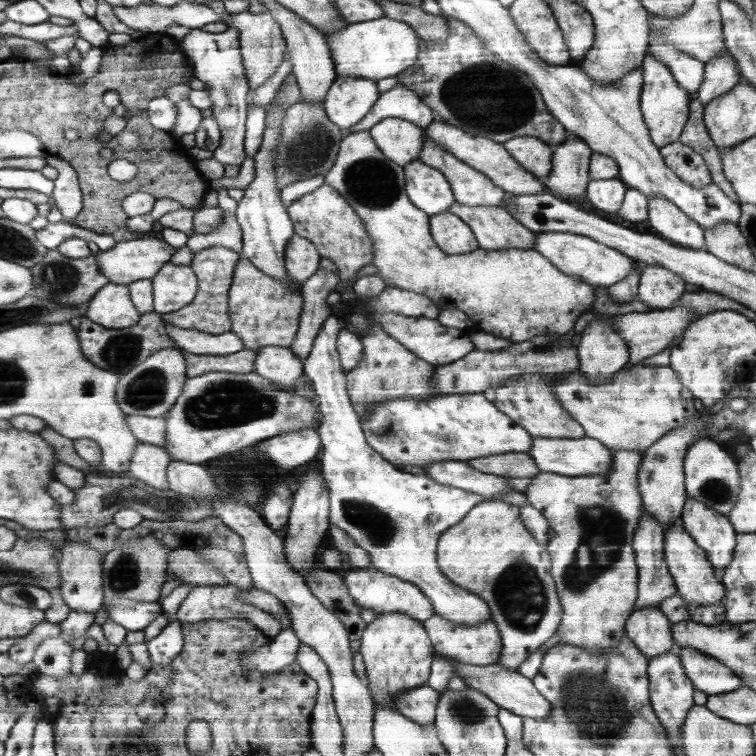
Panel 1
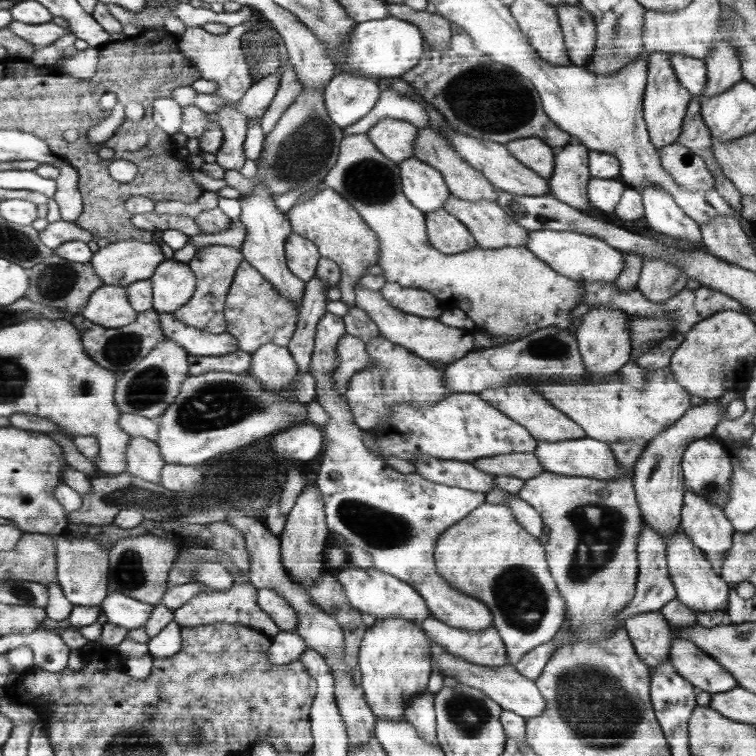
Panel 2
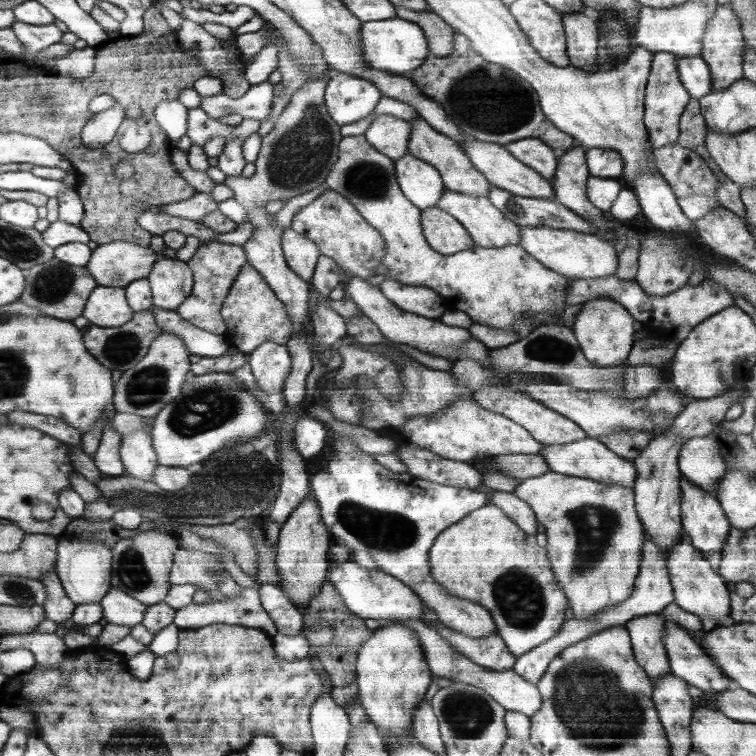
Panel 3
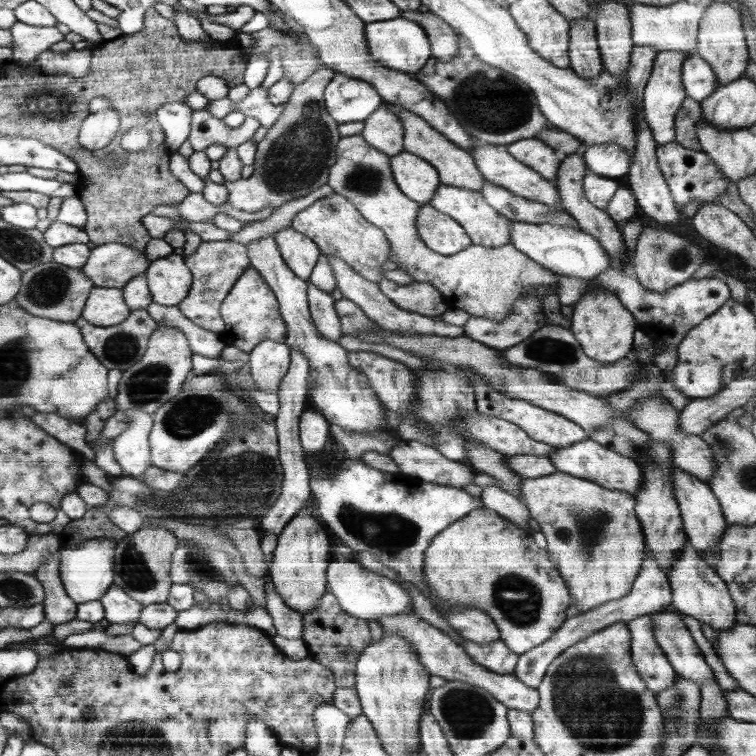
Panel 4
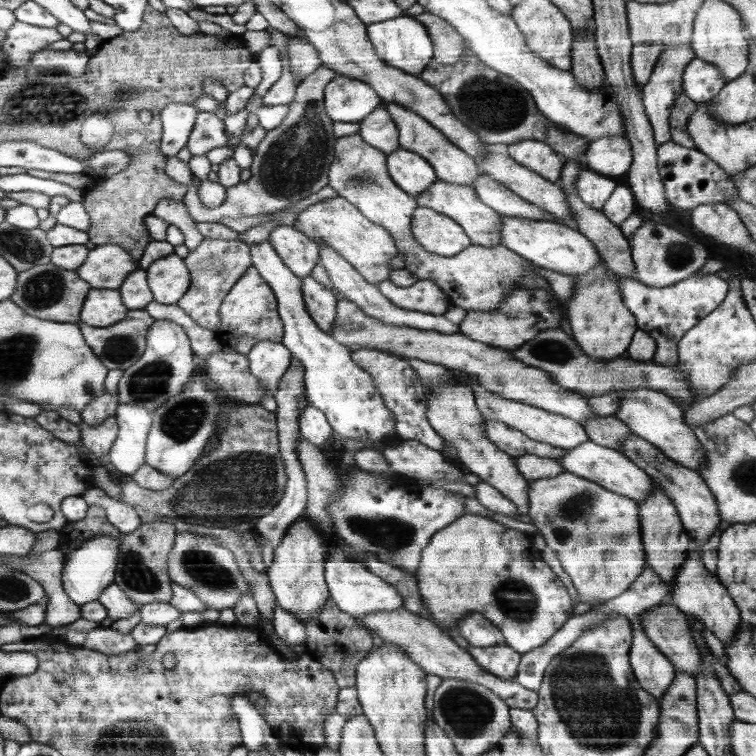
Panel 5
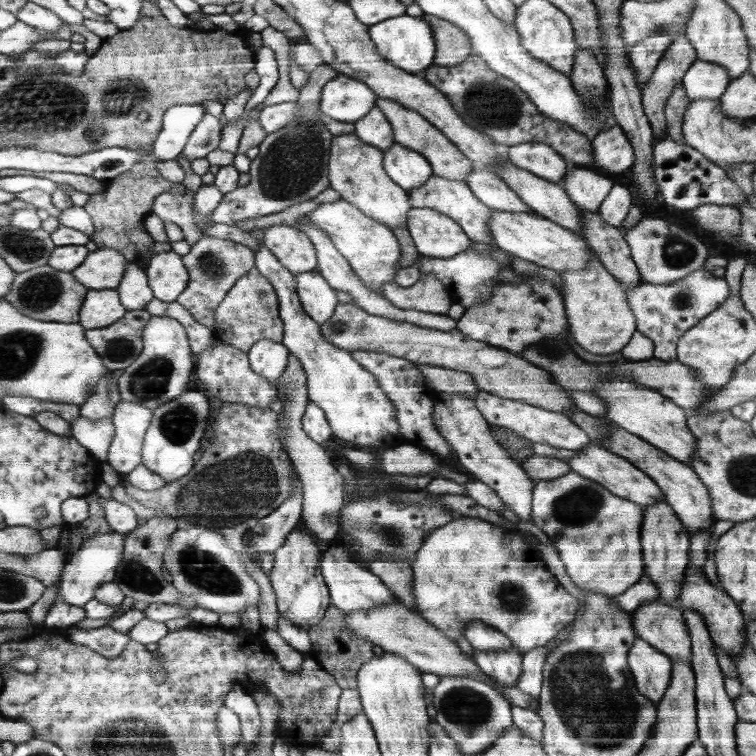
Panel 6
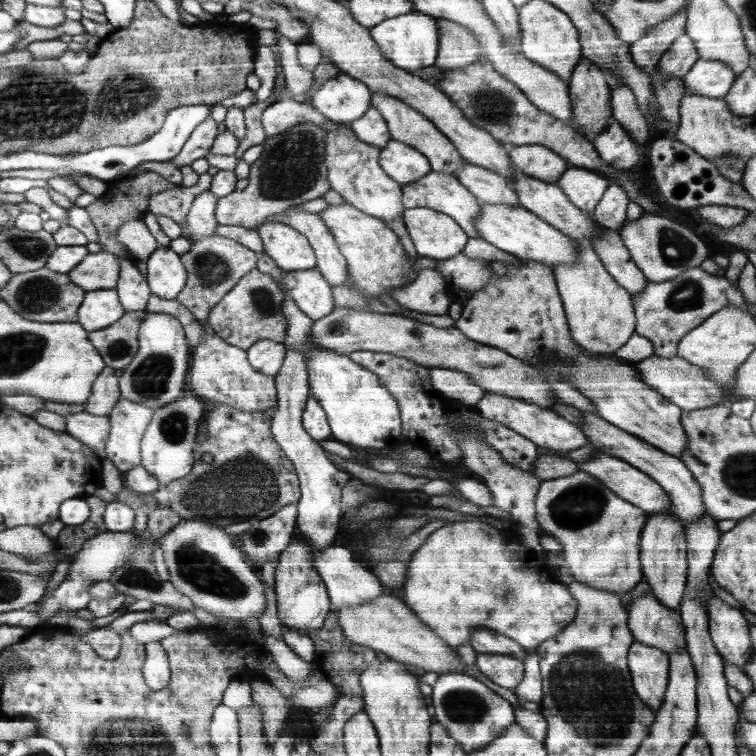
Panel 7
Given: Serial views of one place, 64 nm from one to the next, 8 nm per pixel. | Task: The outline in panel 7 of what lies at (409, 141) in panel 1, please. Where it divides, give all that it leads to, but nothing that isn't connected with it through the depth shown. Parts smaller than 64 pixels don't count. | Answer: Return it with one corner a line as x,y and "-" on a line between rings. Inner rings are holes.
370,106
368,112
362,115
360,119
350,122
350,129
352,129
362,141
366,141
371,145
377,145
380,148
392,140
385,117
381,115
379,109
373,106

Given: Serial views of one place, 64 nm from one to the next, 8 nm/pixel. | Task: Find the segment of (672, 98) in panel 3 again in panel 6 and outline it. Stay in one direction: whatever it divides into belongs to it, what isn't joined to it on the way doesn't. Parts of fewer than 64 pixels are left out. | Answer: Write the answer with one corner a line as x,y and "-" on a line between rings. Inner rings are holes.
678,38
665,51
664,58
657,64
653,78
641,89
644,109
653,127
653,142
668,138
668,123
665,116
666,97
672,95
674,87
682,83
686,71
697,60
697,51
686,38

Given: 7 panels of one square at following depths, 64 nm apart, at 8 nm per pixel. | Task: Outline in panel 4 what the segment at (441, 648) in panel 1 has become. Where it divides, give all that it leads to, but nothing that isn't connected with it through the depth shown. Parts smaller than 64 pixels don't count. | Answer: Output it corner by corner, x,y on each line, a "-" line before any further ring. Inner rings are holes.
464,638
462,646
478,664
492,672
513,674
517,668
519,654
510,649
501,639
478,644
477,641

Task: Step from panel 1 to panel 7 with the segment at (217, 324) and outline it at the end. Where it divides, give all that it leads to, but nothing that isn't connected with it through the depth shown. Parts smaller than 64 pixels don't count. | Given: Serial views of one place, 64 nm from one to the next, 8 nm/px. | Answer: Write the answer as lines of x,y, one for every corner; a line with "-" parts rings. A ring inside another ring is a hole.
210,236
191,242
190,250
182,254
181,261
188,270
188,283
177,297
186,309
202,324
208,323
213,308
236,286
240,278
257,269
260,254
238,241
222,236

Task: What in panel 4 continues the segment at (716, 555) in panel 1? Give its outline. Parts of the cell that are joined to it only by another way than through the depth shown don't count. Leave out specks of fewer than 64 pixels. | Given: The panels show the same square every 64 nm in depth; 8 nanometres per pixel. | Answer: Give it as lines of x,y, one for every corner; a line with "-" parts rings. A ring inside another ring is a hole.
677,466
674,468
672,477
674,489
676,489
676,497
681,508
681,518
684,522
685,532
688,534
688,542
700,551
710,547
717,549
726,530
728,530
728,524
716,494
708,484
698,480
697,477
692,476
689,472
677,468

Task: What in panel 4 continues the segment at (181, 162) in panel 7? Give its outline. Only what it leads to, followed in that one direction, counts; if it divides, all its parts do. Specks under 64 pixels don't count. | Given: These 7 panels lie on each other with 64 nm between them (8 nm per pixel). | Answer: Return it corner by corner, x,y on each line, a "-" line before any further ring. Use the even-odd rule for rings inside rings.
206,109
193,110
191,118
190,144
193,150
204,151
213,144
238,147
239,144
251,140
252,135
261,127
259,120
245,117
245,121
236,128
228,128
222,119
214,118

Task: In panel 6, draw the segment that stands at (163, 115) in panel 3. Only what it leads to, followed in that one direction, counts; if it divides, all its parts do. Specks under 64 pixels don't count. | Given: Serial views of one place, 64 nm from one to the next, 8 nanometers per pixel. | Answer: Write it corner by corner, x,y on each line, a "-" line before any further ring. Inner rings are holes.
180,104
165,111
164,127
158,134
156,142
150,144
149,154
159,160
176,159
185,147
193,128
207,113
202,105

